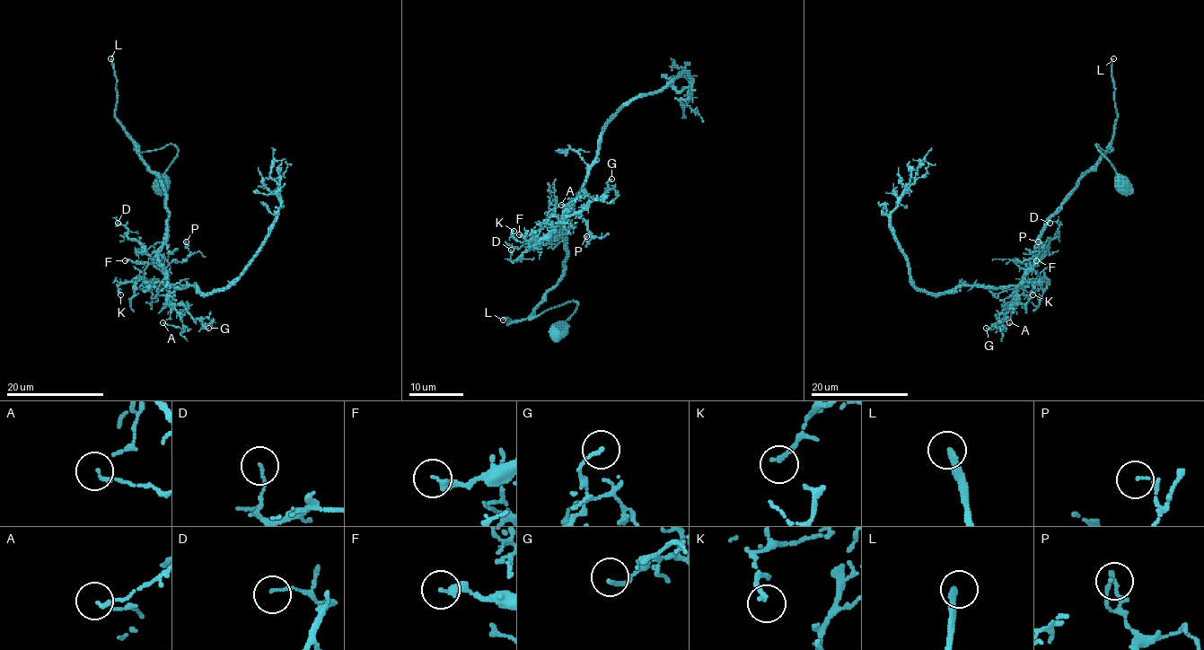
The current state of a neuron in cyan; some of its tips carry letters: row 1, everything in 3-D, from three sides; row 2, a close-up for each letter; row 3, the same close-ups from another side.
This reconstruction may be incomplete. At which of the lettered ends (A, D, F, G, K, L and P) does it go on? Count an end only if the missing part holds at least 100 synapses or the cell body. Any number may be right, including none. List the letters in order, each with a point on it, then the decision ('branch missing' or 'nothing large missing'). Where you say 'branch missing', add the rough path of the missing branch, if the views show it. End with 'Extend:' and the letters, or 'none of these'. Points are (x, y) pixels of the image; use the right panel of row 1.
A: place (1009, 322); nothing large missing
D: place (1050, 223); nothing large missing
F: place (1036, 260); nothing large missing
G: place (986, 328); nothing large missing
K: place (1032, 294); nothing large missing
L: place (1113, 58); branch missing
P: place (1038, 241); nothing large missing
Extend: L

